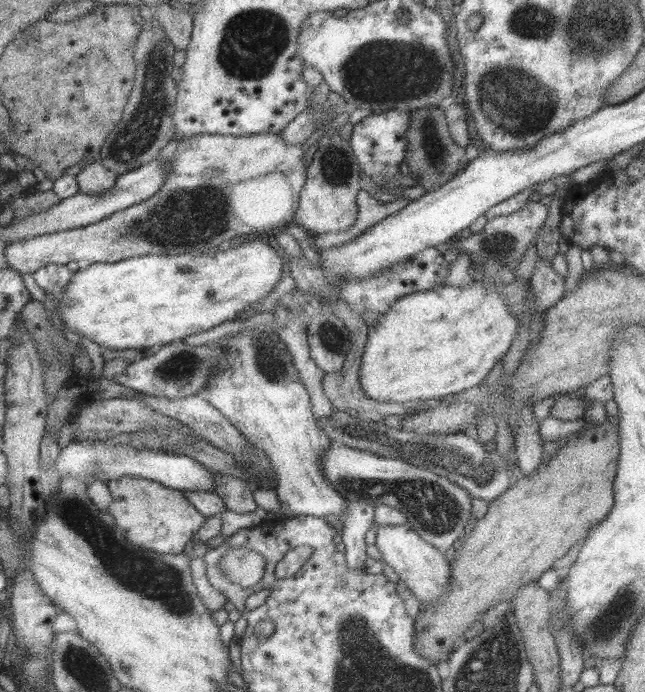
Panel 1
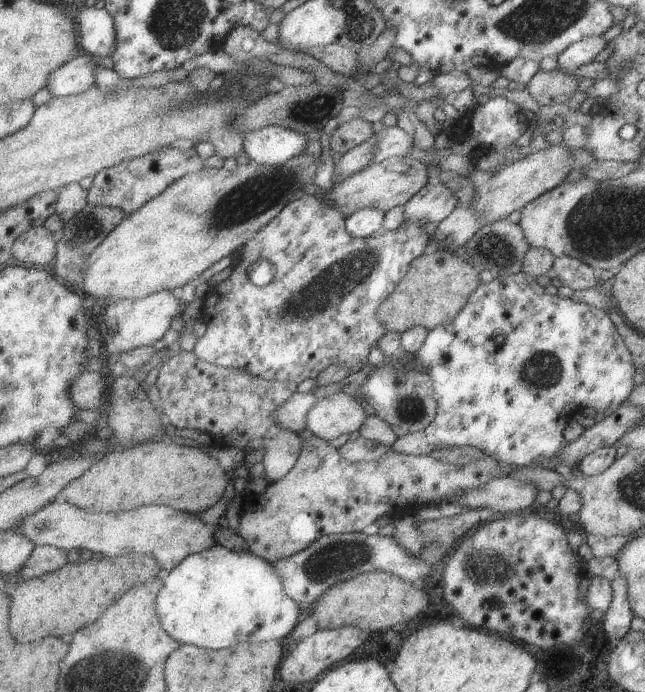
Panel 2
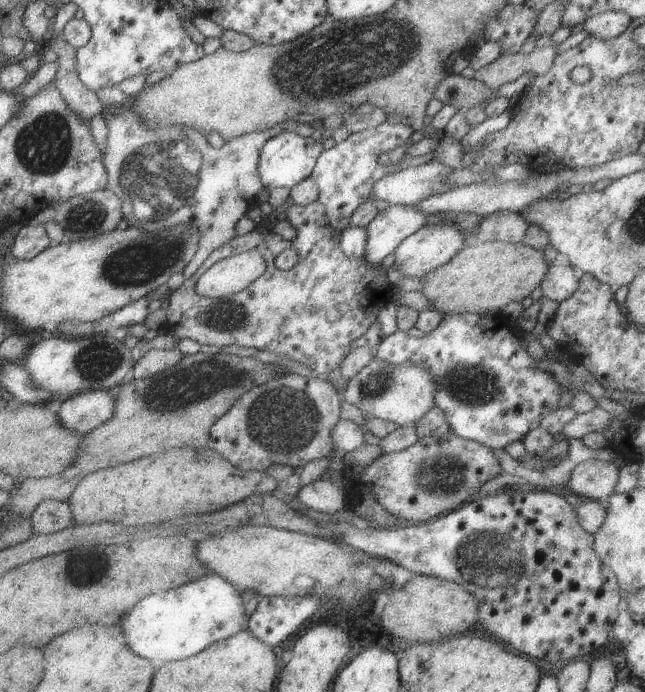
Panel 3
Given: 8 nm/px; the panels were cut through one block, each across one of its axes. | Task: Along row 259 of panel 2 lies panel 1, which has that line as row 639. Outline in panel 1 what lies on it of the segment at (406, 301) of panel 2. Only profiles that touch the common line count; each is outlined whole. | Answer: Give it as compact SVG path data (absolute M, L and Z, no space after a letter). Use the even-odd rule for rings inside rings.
M617 414L606 415L601 423L586 423L579 433L558 443L550 461L537 466L531 474L517 476L511 486L494 500L481 506L473 528L461 548L449 560L450 592L431 605L420 606L421 617L413 622L413 649L427 661L437 663L455 641L465 642L464 632L497 602L509 602L523 585L536 582L570 546L581 544L590 526L601 521L614 504L612 483L619 455Z

